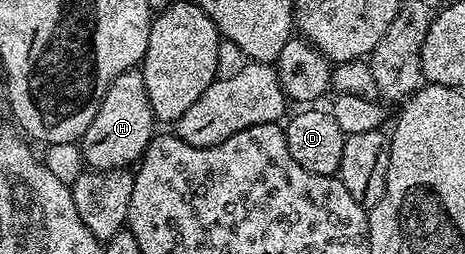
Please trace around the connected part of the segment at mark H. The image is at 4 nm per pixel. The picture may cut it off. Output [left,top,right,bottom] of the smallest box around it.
[81,70,156,172]

